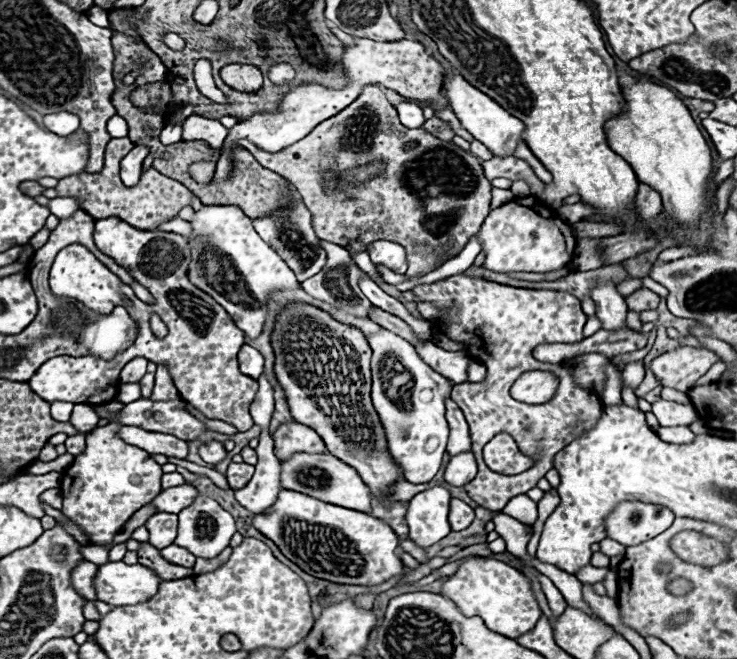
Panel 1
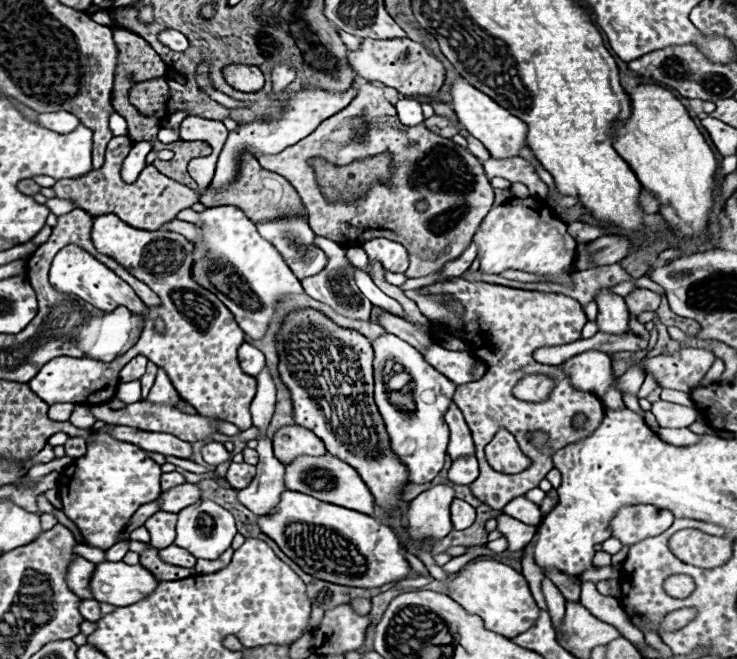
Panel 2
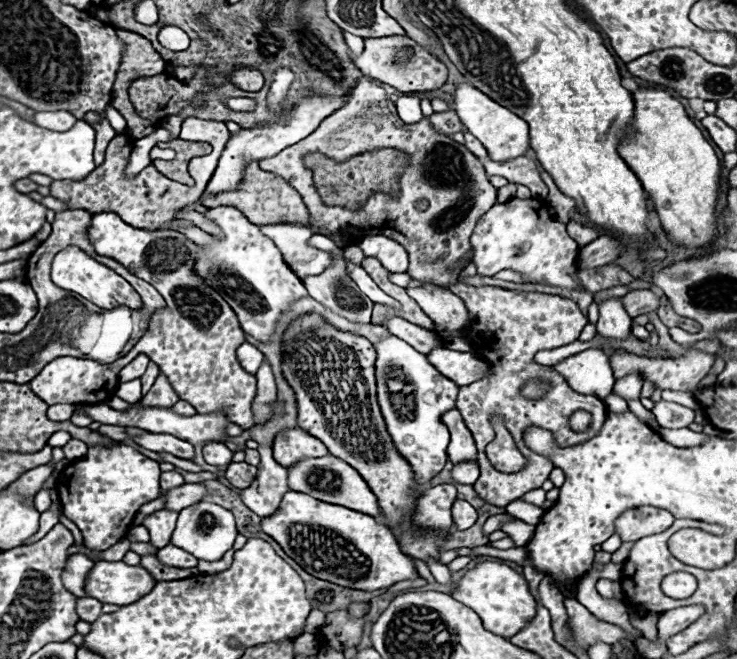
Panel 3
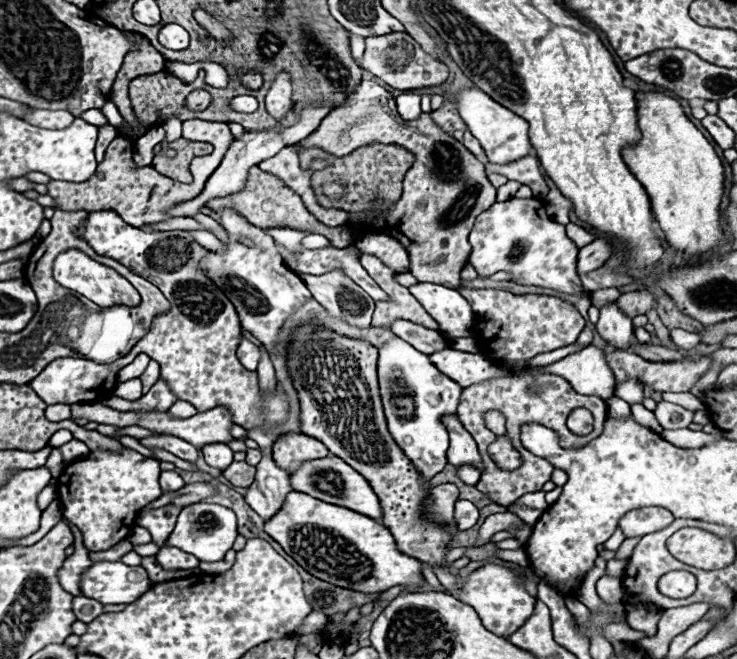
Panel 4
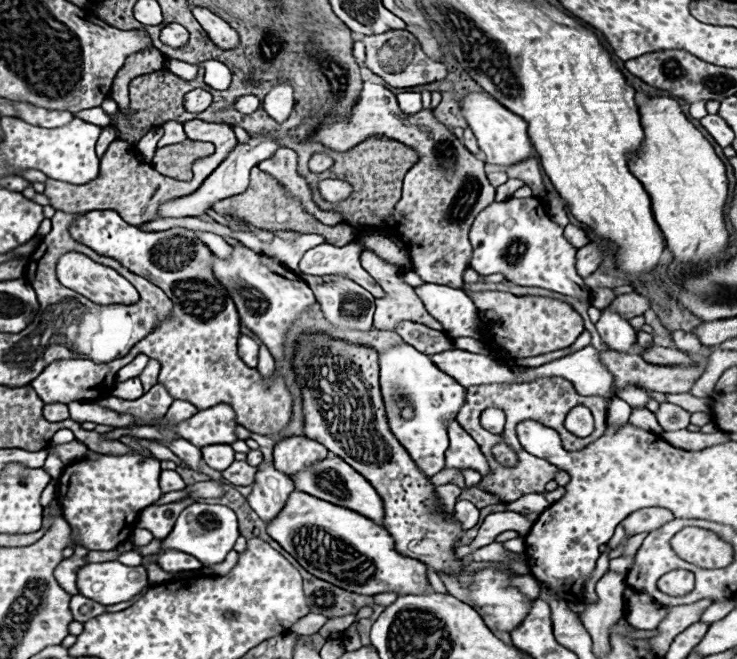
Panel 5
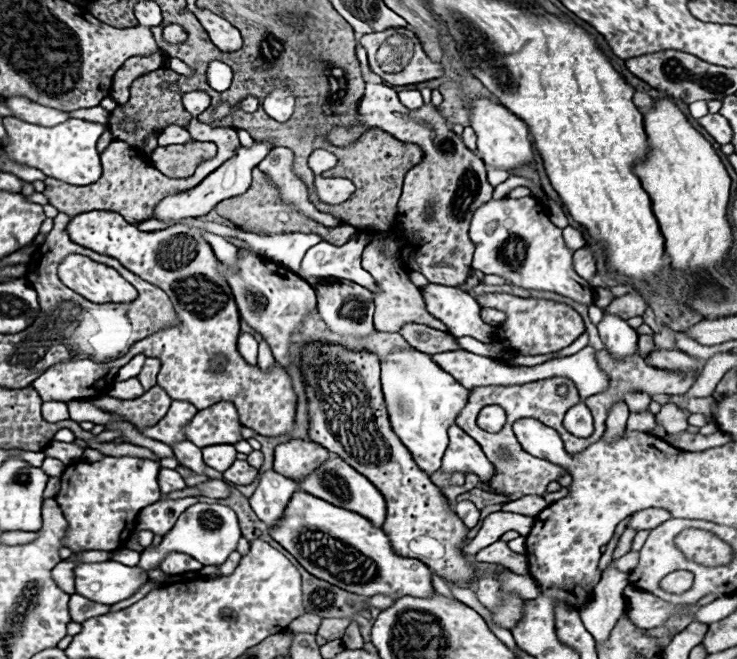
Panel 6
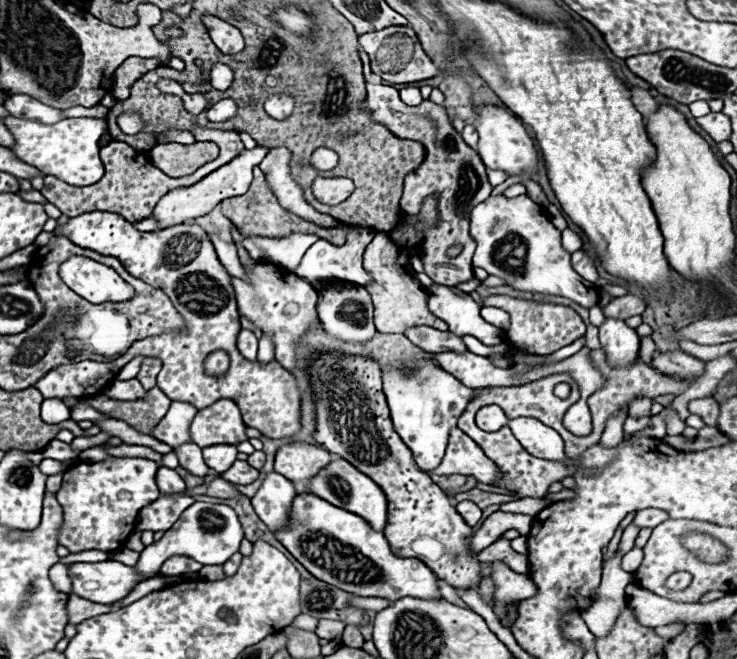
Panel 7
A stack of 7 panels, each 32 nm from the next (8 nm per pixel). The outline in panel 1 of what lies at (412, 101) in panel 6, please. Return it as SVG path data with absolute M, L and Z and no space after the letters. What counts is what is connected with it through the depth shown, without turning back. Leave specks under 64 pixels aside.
M402 100L398 106L398 116L400 116L400 122L408 128L418 128L424 124L424 116L422 116L422 108L418 102L412 102L412 100Z

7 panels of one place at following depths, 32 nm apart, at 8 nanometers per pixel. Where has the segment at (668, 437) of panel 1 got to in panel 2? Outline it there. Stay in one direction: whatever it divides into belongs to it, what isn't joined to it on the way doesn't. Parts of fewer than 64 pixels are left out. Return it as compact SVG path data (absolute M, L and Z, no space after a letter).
M660 428L658 436L664 442L674 444L674 446L692 446L692 444L696 444L700 440L700 436L690 432L688 428Z

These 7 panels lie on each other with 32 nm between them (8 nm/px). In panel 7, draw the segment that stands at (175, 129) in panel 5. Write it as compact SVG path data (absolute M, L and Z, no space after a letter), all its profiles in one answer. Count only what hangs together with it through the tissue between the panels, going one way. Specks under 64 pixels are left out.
M168 130L166 132L166 142L180 142L180 144L194 144L196 138L192 136L192 132L182 132L182 130Z

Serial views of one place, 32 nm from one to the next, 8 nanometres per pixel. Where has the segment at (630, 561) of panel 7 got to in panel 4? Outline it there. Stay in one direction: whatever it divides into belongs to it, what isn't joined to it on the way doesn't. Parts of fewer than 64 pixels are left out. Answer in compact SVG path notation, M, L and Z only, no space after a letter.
M624 558L624 560L608 560L606 574L608 574L608 576L622 576L628 562L630 562L630 558Z

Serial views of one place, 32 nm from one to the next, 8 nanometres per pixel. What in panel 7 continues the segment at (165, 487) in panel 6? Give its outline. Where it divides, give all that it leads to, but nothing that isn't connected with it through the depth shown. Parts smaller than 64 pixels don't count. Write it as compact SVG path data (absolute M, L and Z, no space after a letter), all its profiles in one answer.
M160 466L156 472L156 484L162 494L172 494L172 492L184 492L186 484L184 480L176 474L176 470Z

